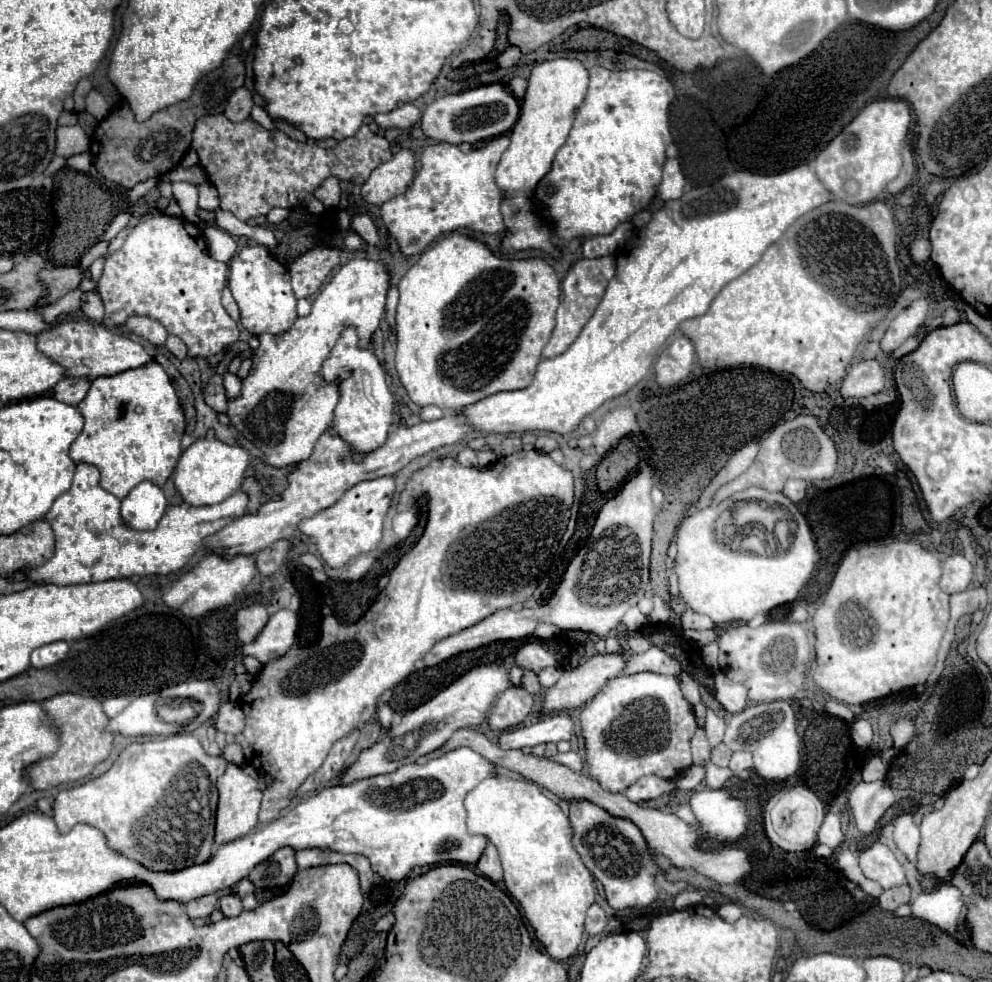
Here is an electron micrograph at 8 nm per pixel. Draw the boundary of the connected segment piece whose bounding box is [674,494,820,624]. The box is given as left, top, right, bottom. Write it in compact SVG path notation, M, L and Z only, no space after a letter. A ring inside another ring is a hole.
M768 494L768 502L770 500L776 500L778 504L788 508L798 524L796 538L792 542L792 550L788 550L788 554L782 554L780 558L758 556L754 552L732 550L732 548L724 546L716 538L716 530L712 528L714 516L710 512L714 512L714 510L692 512L692 516L688 516L680 524L680 528L676 532L678 556L674 562L674 572L678 574L680 594L694 612L710 616L716 624L732 622L732 620L748 622L756 614L770 612L776 606L796 600L798 592L812 576L812 570L814 570L816 562L820 560L820 556L816 550L816 542L812 538L812 530L810 530L806 518L798 512L798 508L784 494Z

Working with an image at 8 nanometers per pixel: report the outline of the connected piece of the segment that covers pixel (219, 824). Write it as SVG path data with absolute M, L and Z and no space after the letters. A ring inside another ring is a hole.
M228 764L226 772L218 778L218 794L220 794L220 802L216 812L216 846L250 834L258 824L258 810L262 802L262 790L258 786L258 780L246 774L236 764Z

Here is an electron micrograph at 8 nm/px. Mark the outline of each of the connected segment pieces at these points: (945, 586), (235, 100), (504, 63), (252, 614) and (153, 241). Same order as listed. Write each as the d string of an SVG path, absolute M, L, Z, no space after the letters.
M954 554L948 556L944 566L942 566L942 578L940 578L940 588L948 594L956 594L962 592L970 586L972 582L972 564L962 556L962 554Z
M238 88L232 98L228 100L228 106L224 110L224 116L230 120L230 122L242 122L250 116L250 110L252 110L252 96L246 88Z
M510 46L510 48L506 48L506 50L496 58L496 64L498 64L500 68L510 68L510 66L516 66L516 64L518 64L520 56L522 56L520 50L514 48L514 46Z
M262 604L238 610L238 614L236 614L236 634L238 634L240 642L244 642L244 644L254 642L256 636L260 634L260 630L264 630L268 618L270 618L270 614Z
M166 214L152 216L138 224L126 238L124 246L118 252L114 252L104 264L104 272L98 282L98 292L106 306L102 324L106 328L114 328L122 326L128 316L150 316L156 318L168 330L168 334L174 334L186 342L188 356L214 356L222 352L222 348L238 340L238 326L220 304L226 272L228 264L208 256L204 234L192 222L184 218L172 218Z

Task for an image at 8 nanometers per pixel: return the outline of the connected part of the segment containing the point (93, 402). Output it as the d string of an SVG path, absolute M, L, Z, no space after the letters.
M150 362L116 376L100 376L92 380L92 386L86 398L78 404L78 410L84 416L84 430L72 442L70 458L76 464L94 464L100 470L100 486L106 492L116 498L124 498L142 480L164 486L182 454L180 440L184 436L184 412L170 378L158 362Z

